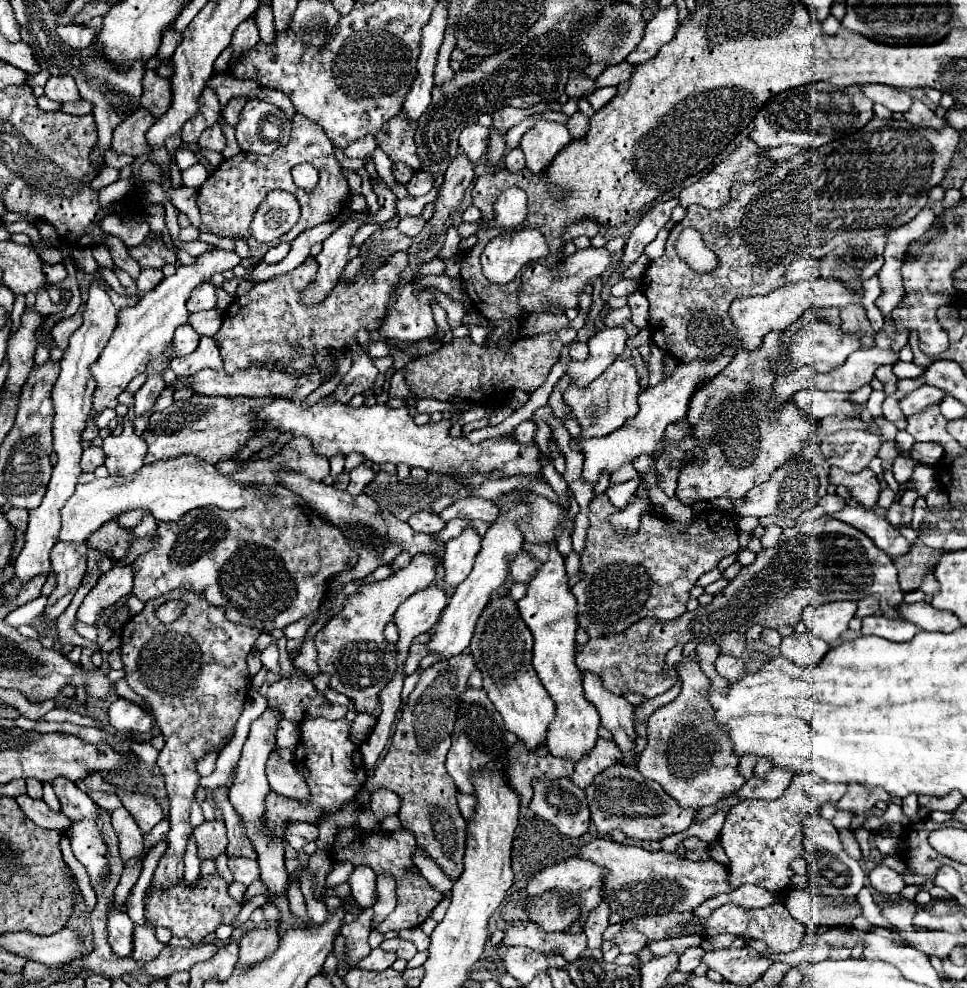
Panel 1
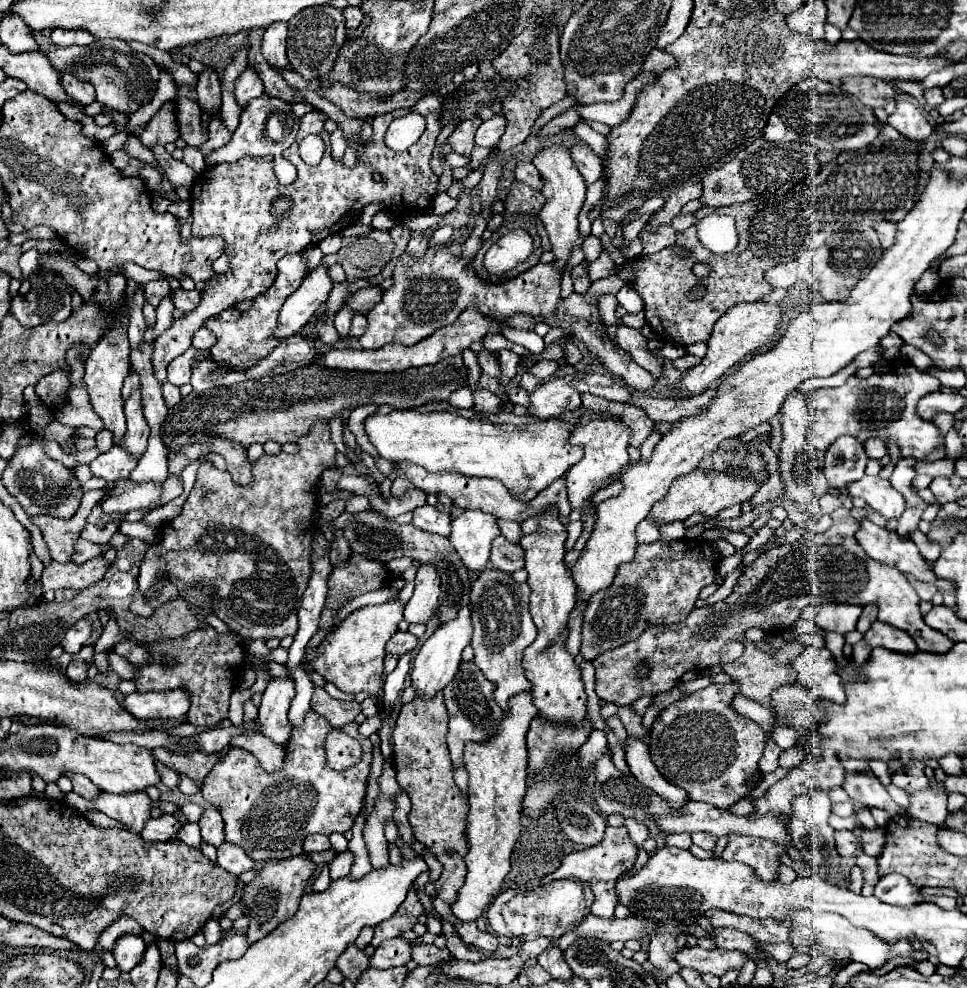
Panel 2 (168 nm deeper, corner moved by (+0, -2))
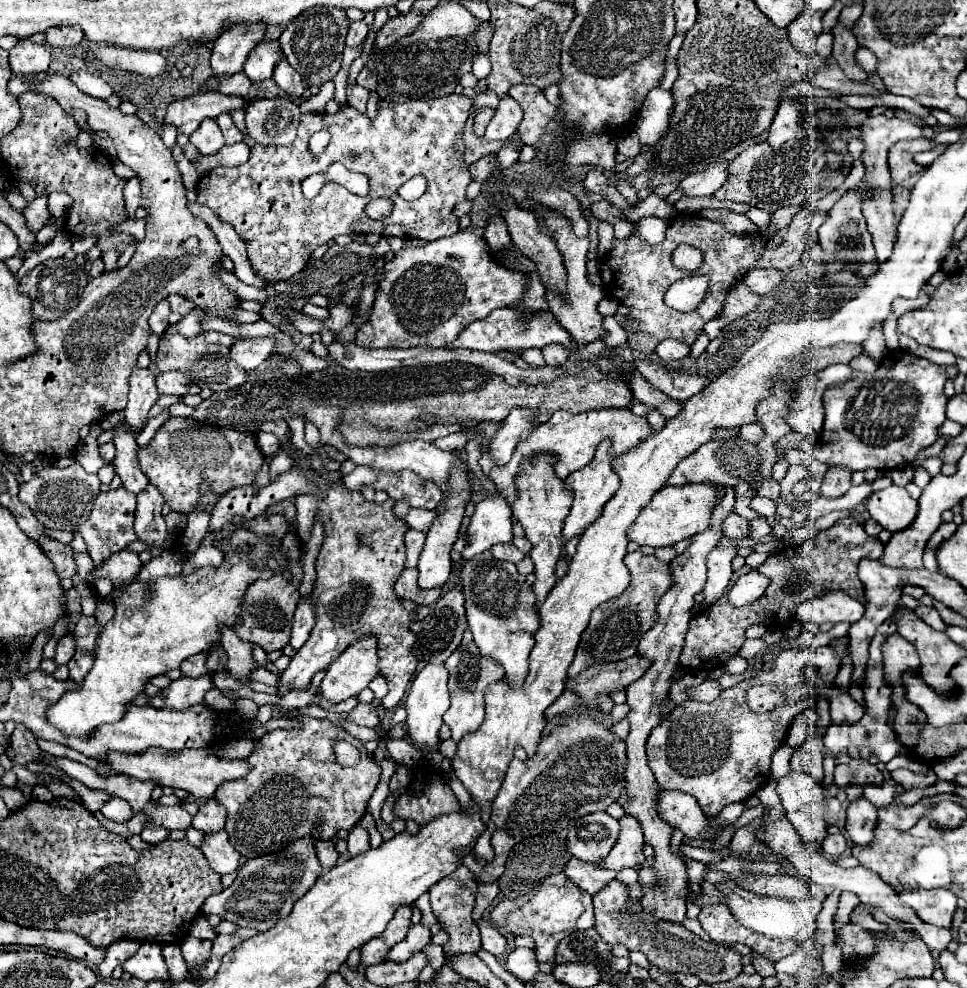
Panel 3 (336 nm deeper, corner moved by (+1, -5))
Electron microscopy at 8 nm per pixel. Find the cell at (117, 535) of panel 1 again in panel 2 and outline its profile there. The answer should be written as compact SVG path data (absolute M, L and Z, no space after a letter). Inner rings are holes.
M79 539L77 541L77 549L75 549L75 555L73 555L73 563L81 565L93 557L99 557L101 555L101 549L99 545L91 543L91 541L85 541L85 539Z

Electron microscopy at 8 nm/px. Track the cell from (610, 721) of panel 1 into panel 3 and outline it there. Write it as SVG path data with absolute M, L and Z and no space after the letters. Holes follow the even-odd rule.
M658 790L658 800L656 800L656 806L658 806L658 814L672 826L672 828L678 828L684 832L686 838L698 838L700 834L704 834L708 830L708 818L700 812L700 806L696 802L694 796L690 794L680 794L678 790Z

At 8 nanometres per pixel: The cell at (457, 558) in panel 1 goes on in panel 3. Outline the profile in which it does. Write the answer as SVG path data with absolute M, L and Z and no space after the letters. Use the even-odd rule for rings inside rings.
M502 496L496 500L482 500L476 504L476 512L470 518L466 530L466 546L460 552L462 560L470 560L498 542L512 540L512 510Z

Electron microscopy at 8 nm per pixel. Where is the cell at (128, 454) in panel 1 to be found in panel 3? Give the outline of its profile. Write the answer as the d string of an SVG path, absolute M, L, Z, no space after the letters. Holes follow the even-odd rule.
M132 368L128 406L124 408L126 424L136 430L142 430L148 420L148 412L156 404L156 400L158 390L154 374L148 368Z

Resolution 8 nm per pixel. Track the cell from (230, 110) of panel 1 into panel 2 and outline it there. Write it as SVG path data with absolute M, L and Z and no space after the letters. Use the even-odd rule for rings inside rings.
M247 67L241 77L237 77L237 85L235 85L235 97L237 103L241 107L245 107L249 103L249 99L263 95L263 81L259 77L259 73L253 67Z

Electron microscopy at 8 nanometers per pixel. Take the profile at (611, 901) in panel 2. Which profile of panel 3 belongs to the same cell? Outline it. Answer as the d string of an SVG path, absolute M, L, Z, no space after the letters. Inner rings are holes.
M572 858L568 868L564 868L564 874L582 890L588 894L598 894L610 880L616 878L616 872L608 872L602 868L596 868L590 862L582 862L578 858Z

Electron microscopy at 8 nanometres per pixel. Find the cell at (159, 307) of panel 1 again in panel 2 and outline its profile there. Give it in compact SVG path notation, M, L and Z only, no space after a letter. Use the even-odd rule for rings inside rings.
M167 297L167 299L161 301L161 305L157 307L157 321L155 321L155 325L145 329L145 339L147 341L153 341L155 337L159 337L173 323L173 309L175 307L173 307L171 297Z

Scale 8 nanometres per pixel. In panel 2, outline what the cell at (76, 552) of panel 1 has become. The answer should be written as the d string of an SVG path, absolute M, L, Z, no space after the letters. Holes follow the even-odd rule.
M110 481L104 489L87 491L83 495L81 509L77 511L77 515L71 521L61 521L61 519L47 517L47 515L31 517L33 525L39 527L39 531L43 533L43 539L49 547L49 553L51 553L53 561L57 561L57 563L71 561L73 545L77 543L81 529L85 527L85 517L89 515L93 505L97 505L97 501L101 501L101 498L114 486L115 482Z

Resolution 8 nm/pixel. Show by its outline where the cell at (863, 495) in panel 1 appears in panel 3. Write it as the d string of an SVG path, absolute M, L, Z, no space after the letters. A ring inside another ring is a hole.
M894 484L864 498L864 506L868 514L890 532L904 530L916 516L916 500L910 498L906 488Z

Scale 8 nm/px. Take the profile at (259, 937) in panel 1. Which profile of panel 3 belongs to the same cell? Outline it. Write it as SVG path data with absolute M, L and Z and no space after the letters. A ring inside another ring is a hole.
M312 836L312 840L298 840L296 844L292 844L292 848L286 848L284 852L248 860L238 870L238 876L230 888L226 888L220 894L208 896L208 900L202 906L202 912L206 916L216 914L230 922L236 922L238 926L254 928L258 932L270 930L278 920L286 918L292 912L294 902L300 900L322 874L314 842L316 836Z

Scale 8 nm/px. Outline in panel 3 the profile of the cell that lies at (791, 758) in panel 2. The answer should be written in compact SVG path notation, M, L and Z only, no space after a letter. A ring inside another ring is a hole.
M806 708L790 726L788 730L788 738L786 744L792 748L800 748L800 744L804 744L808 740L808 730L812 726L812 722L816 720L816 710L814 708Z

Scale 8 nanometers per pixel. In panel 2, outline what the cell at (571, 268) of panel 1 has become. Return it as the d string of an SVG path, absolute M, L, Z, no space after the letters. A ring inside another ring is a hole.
M453 241L451 245L435 245L429 247L423 257L413 257L403 253L399 257L395 269L393 269L393 287L389 287L383 293L383 299L367 313L367 331L359 337L361 349L379 349L387 343L401 343L401 345L415 345L421 339L433 335L437 329L451 325L459 319L459 315L467 309L467 305L475 305L483 315L489 315L493 319L505 319L507 315L513 313L529 313L529 315L551 315L555 313L555 307L559 303L559 291L561 291L561 277L559 271L553 267L553 263L547 265L535 265L529 271L507 279L503 283L485 283L483 279L473 273L473 259L467 259L461 255L463 253L463 243Z

